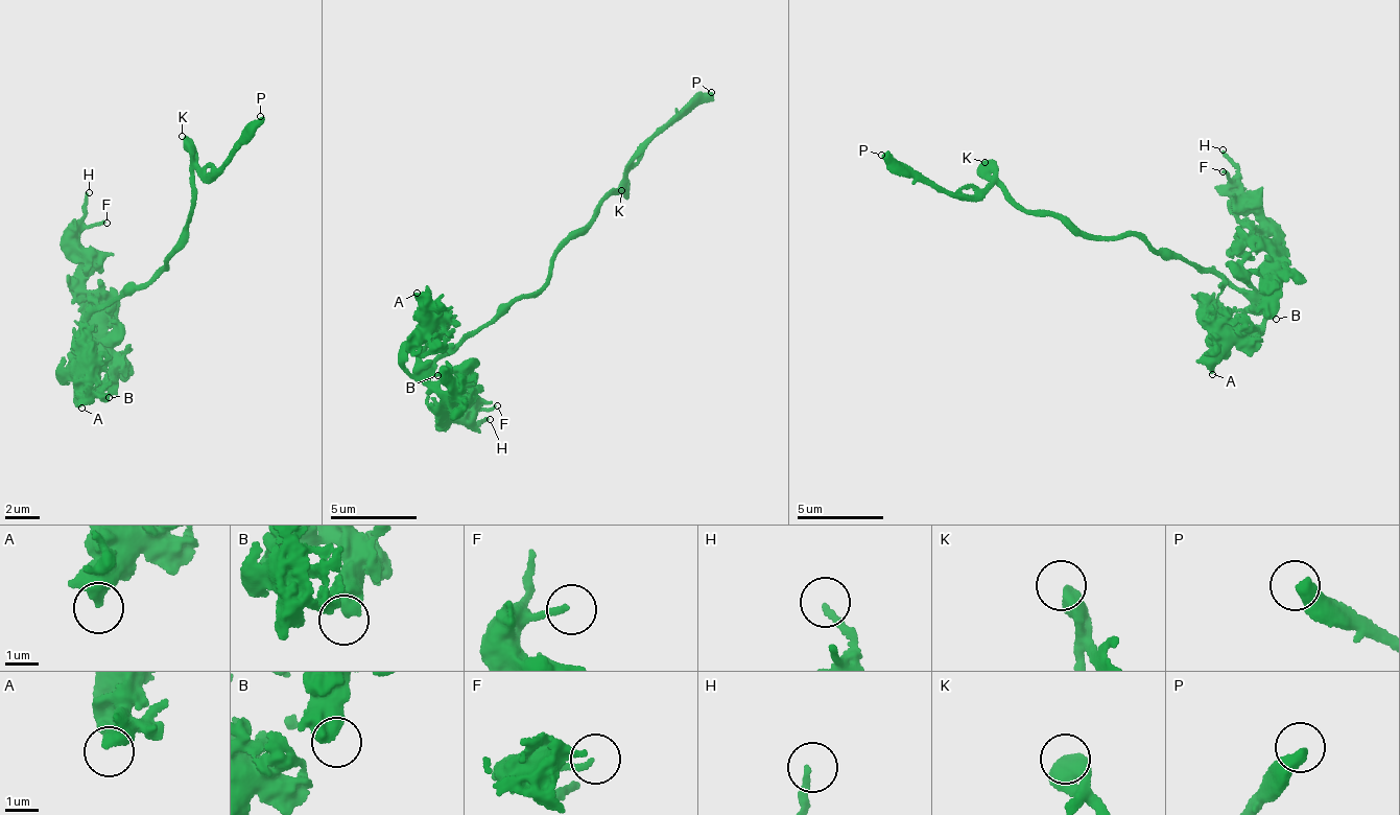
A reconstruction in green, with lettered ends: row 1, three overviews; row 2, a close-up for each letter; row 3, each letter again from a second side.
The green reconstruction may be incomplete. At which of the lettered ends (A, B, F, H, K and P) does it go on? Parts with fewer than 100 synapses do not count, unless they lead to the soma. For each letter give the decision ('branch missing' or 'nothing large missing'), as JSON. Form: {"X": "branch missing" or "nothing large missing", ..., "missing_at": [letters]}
{"A": "nothing large missing", "B": "nothing large missing", "F": "nothing large missing", "H": "nothing large missing", "K": "nothing large missing", "P": "branch missing", "missing_at": ["P"]}

